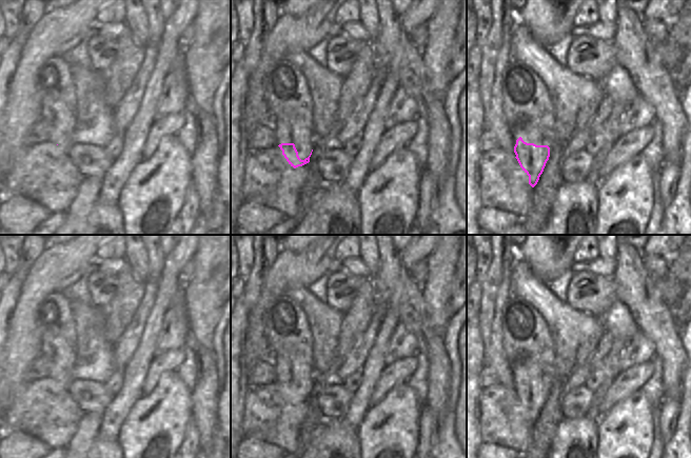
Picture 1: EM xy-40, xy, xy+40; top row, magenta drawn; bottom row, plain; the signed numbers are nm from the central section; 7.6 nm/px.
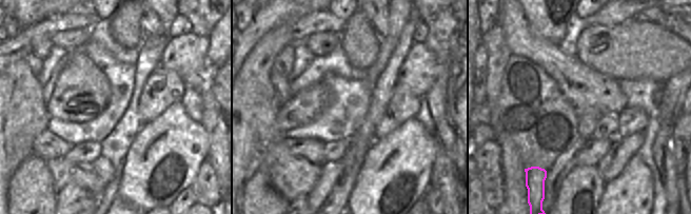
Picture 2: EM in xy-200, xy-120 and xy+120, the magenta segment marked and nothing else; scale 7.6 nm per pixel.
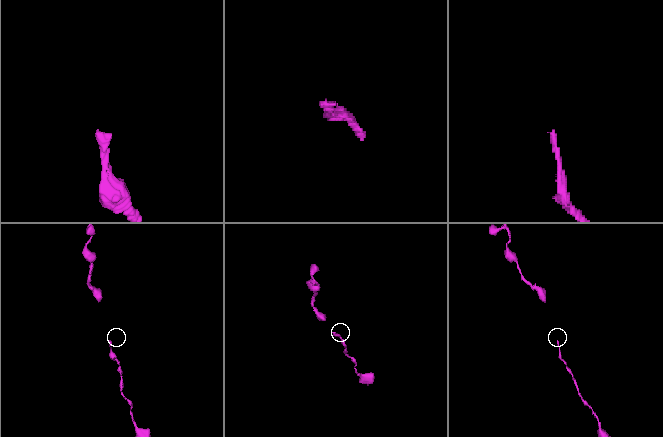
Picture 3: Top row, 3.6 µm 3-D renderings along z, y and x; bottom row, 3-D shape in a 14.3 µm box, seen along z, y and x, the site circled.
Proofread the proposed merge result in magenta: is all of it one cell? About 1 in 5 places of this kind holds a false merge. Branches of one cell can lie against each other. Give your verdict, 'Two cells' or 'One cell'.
One cell

